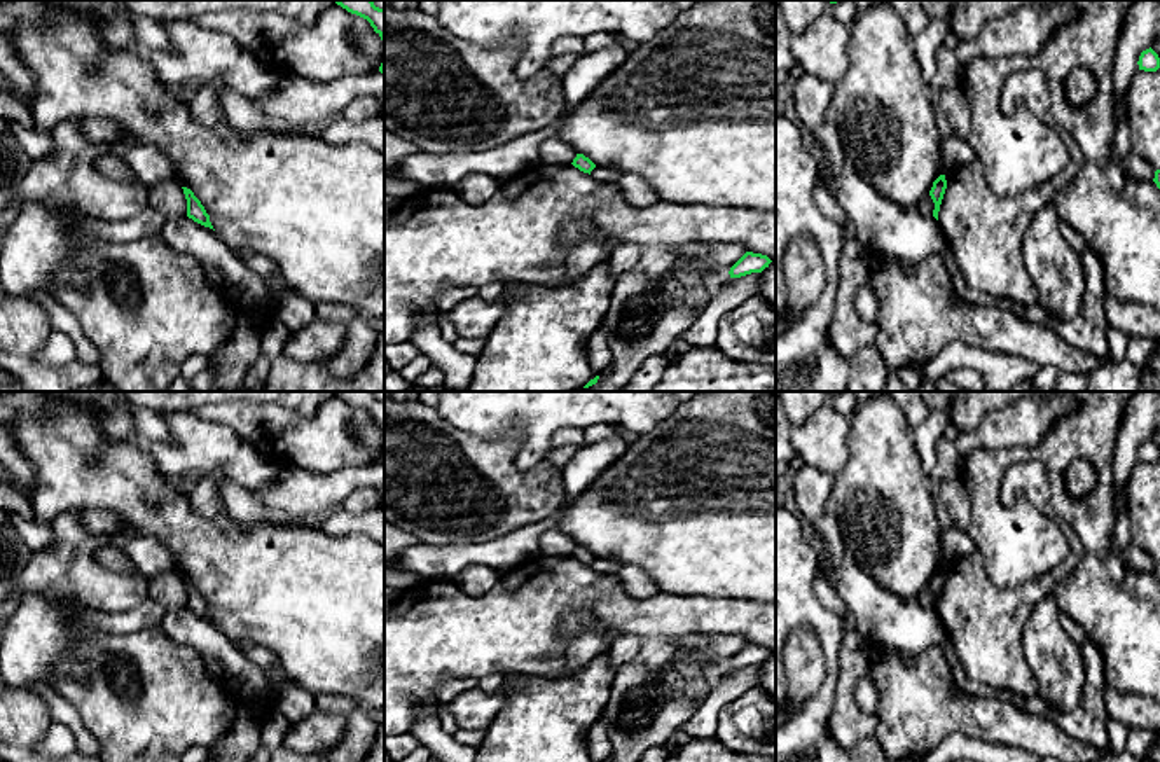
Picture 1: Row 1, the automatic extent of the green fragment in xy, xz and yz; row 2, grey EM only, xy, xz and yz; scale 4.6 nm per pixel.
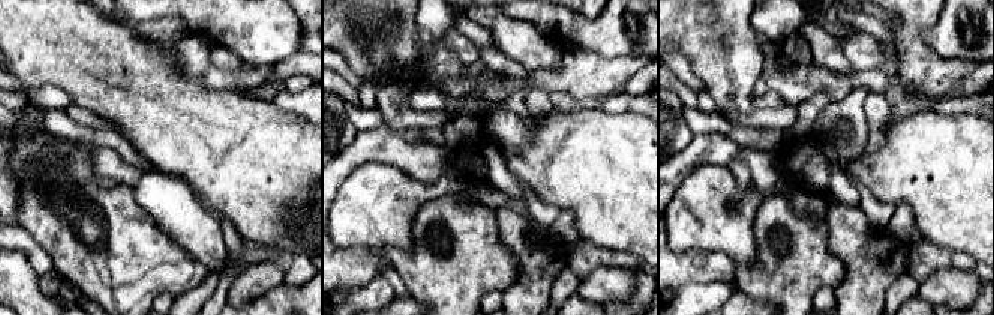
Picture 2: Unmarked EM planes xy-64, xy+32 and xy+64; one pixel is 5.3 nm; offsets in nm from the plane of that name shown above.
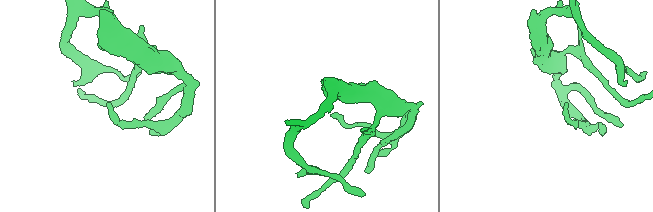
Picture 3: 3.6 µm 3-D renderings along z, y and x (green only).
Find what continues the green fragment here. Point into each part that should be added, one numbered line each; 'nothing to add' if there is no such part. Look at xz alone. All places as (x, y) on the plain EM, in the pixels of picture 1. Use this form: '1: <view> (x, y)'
nothing to add

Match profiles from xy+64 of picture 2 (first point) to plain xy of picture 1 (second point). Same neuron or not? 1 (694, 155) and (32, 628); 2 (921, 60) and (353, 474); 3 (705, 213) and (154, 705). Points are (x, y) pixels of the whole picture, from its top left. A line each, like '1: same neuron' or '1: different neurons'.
1: different neurons
2: same neuron
3: different neurons

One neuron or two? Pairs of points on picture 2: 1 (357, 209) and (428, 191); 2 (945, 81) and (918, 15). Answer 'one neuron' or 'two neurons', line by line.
1: one neuron
2: one neuron

